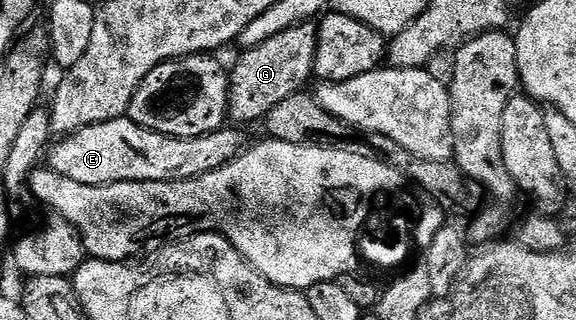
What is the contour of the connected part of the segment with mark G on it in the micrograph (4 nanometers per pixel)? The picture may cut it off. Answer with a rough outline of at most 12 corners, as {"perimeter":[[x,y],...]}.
{"perimeter":[[298,24],[229,72],[236,125],[308,87],[318,27]]}

